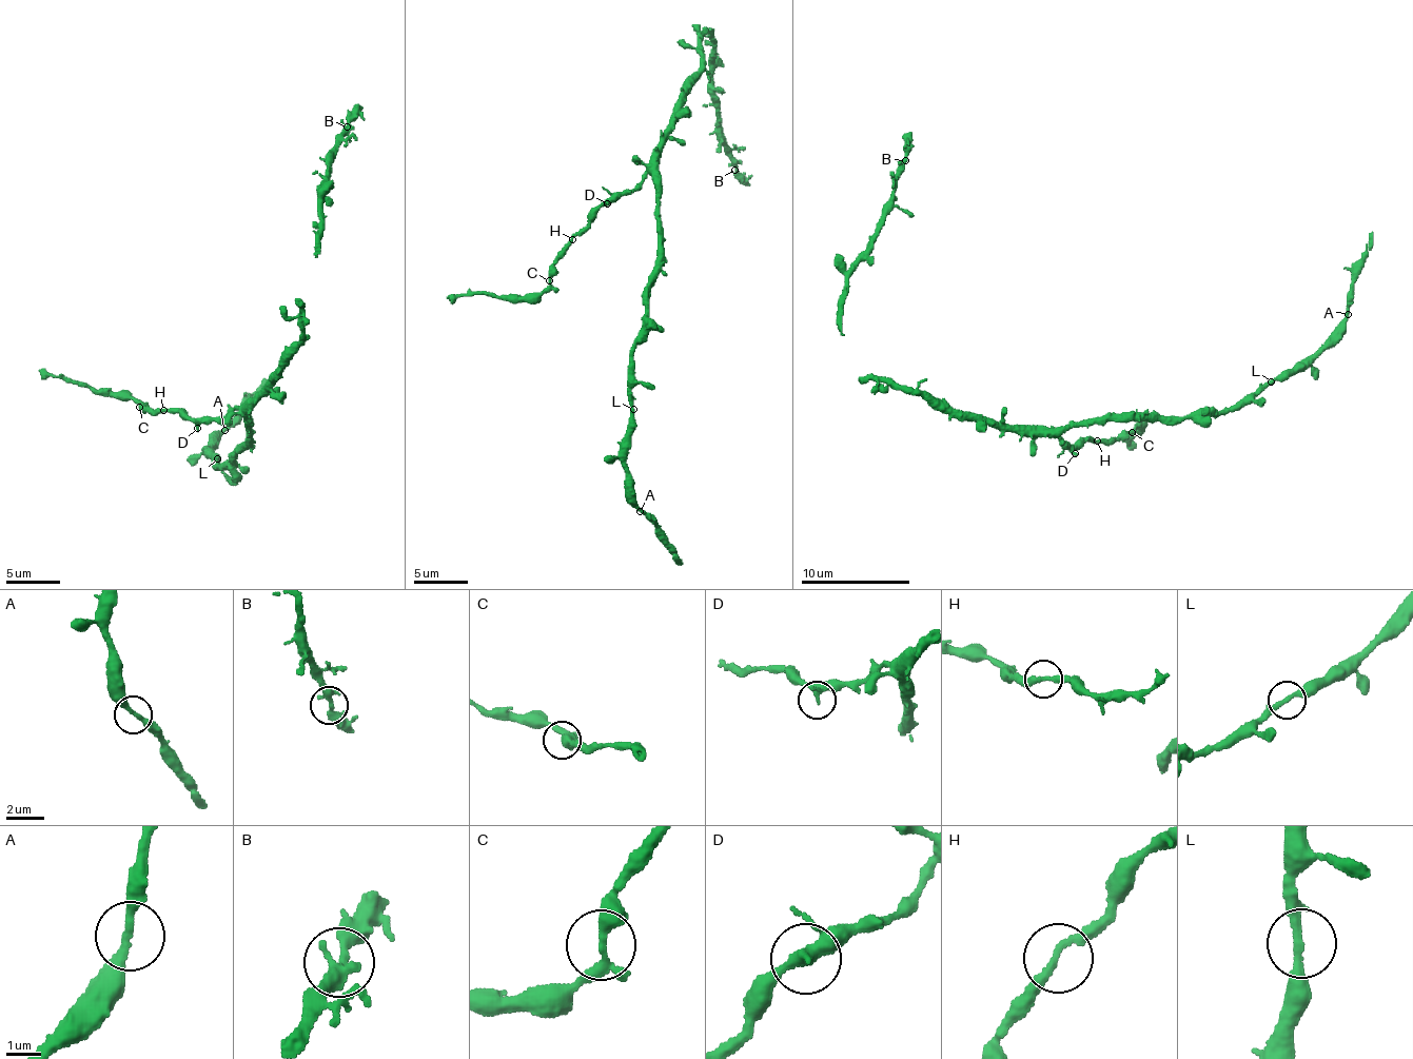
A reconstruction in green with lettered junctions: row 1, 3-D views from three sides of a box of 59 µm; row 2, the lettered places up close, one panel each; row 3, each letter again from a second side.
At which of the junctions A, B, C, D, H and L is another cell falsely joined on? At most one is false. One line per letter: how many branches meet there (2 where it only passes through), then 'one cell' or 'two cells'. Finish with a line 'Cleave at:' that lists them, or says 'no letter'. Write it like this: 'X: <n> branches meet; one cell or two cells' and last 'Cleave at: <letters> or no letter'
A: 2 branches meet; one cell
B: 3 branches meet; one cell
C: 3 branches meet; one cell
D: 2 branches meet; one cell
H: 2 branches meet; one cell
L: 2 branches meet; one cell
Cleave at: no letter

